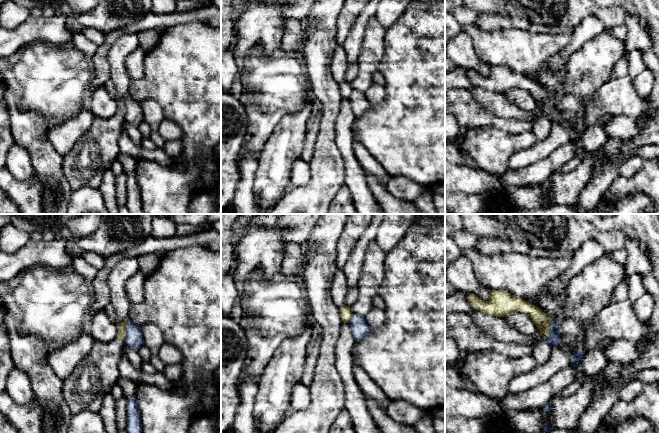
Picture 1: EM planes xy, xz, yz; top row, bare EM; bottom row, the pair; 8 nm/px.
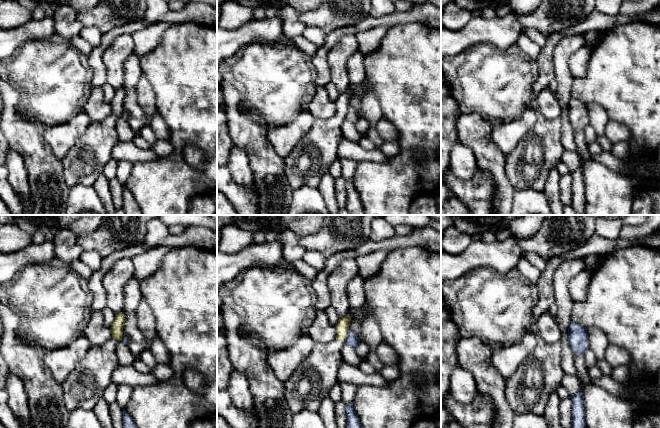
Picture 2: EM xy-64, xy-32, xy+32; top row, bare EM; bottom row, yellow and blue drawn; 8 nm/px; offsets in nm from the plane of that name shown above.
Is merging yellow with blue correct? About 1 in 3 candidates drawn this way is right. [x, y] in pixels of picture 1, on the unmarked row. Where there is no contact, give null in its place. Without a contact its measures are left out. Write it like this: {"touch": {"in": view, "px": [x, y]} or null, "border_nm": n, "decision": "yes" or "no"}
{"touch": {"in": "xy", "px": [125, 106]}, "border_nm": 170, "decision": "no"}

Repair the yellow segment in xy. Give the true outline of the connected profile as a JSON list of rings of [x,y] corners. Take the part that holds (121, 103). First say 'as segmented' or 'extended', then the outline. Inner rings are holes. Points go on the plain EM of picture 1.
extended | [[[124,96],[117,100],[116,115],[110,118],[95,117],[89,130],[63,156],[63,173],[72,190],[82,186],[99,188],[104,173],[117,160],[126,99],[127,96]]]

